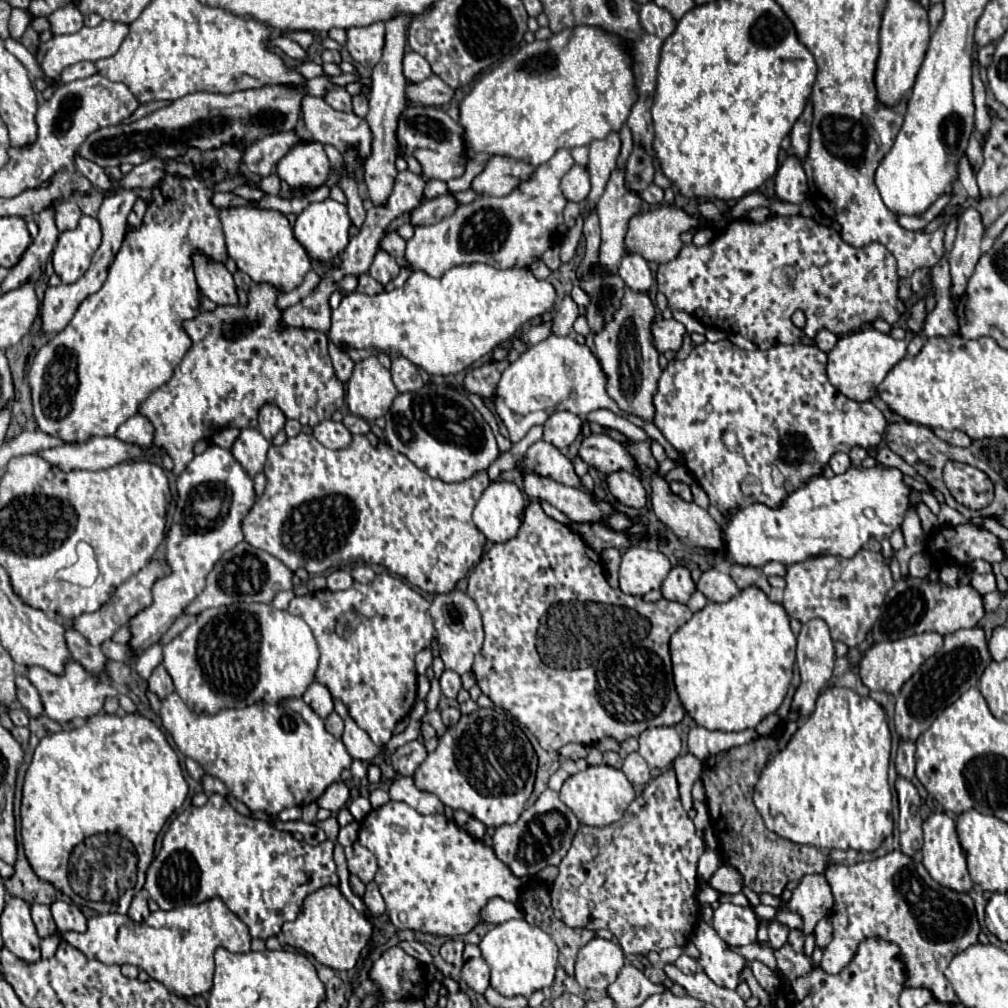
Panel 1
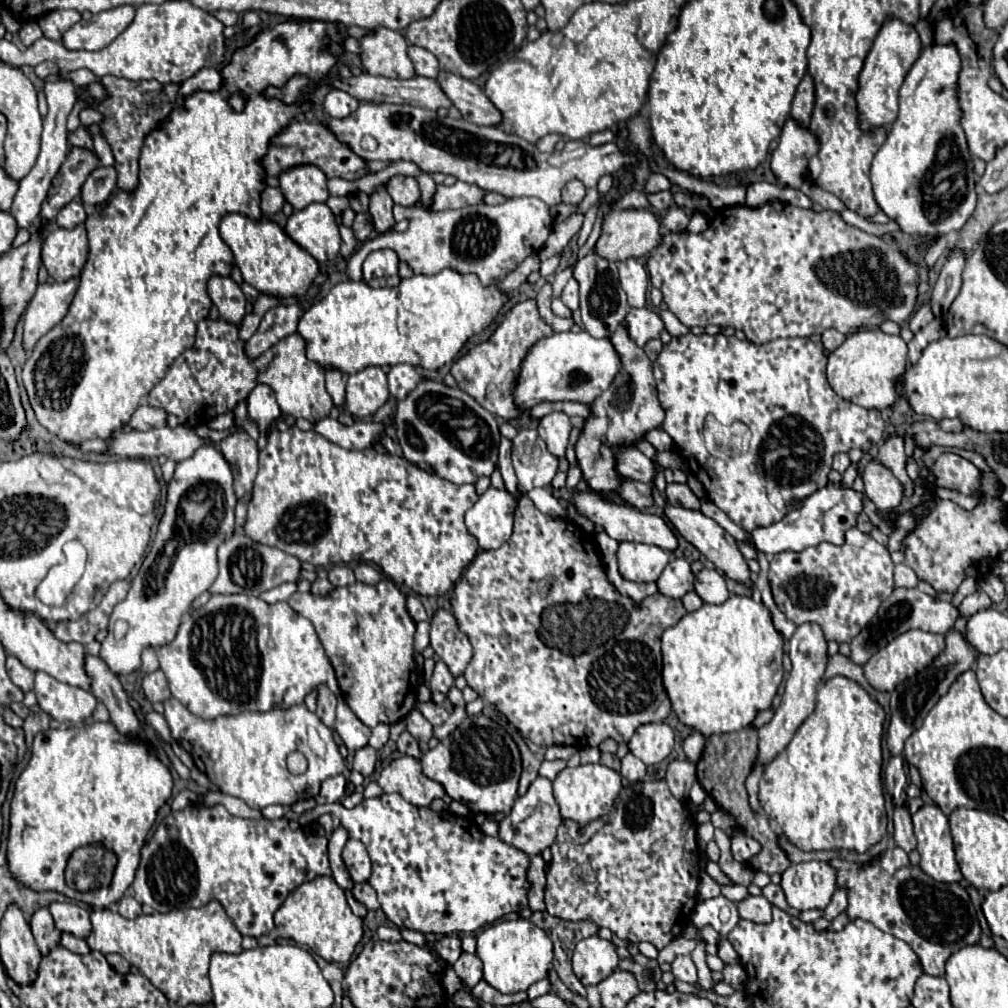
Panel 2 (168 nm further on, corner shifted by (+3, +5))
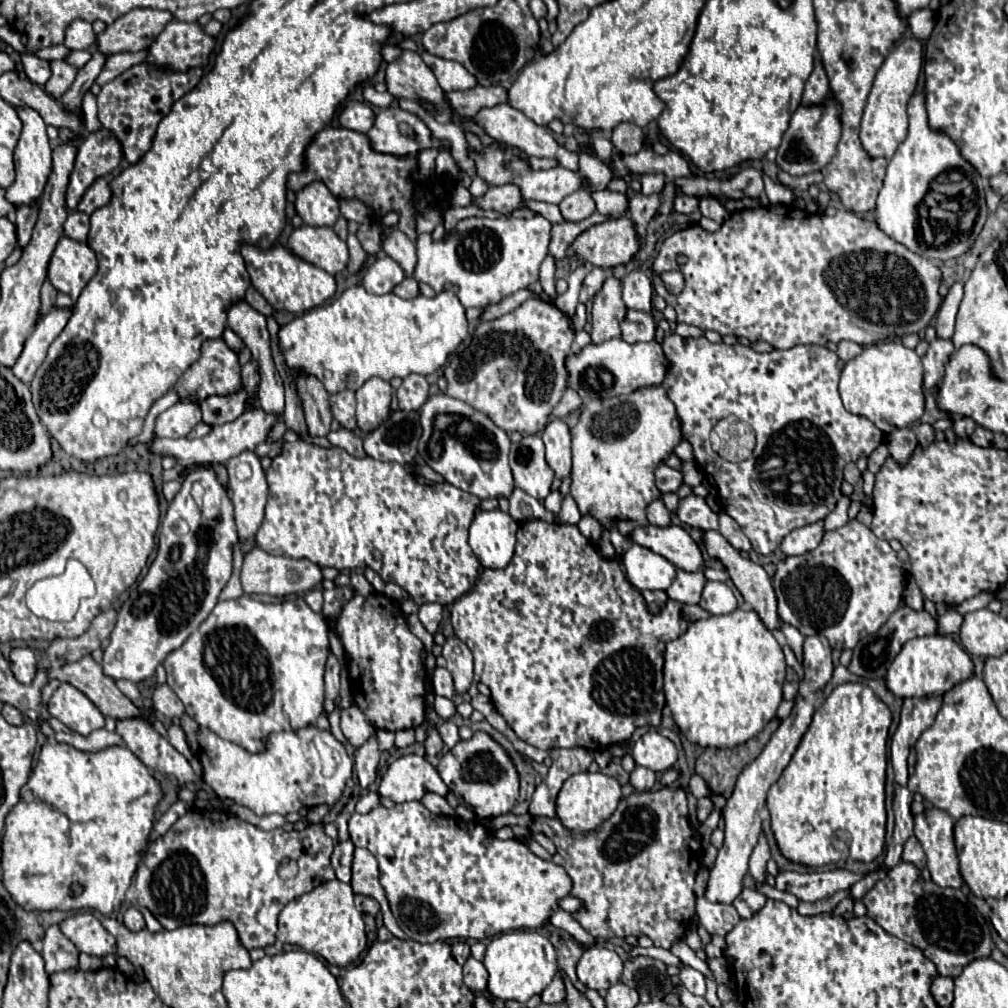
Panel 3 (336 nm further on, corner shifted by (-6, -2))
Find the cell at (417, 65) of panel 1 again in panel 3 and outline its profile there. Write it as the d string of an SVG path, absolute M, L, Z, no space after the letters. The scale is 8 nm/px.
M422 52L422 60L434 72L434 76L444 92L470 90L478 84L476 78L472 74L468 74L468 70L464 70L464 66L460 66L458 62L444 60L444 58L438 58L438 56L428 54L428 52Z

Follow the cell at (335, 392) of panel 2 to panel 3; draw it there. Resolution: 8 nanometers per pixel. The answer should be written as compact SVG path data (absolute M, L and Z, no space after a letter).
M342 390L330 396L330 406L334 418L342 424L342 428L356 430L356 400L352 390Z

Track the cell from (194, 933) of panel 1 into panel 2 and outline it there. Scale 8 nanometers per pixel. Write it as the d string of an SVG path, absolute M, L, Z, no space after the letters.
M209 901L207 905L199 909L175 909L169 913L153 913L153 915L139 915L137 919L129 921L121 917L117 911L111 909L93 909L91 911L91 925L93 931L87 937L87 943L93 951L99 951L103 955L107 953L119 953L123 955L131 965L135 965L169 1001L185 1007L189 1003L203 1005L213 999L211 987L209 987L209 959L213 953L241 953L241 933L233 925L233 921L227 917L225 909L219 901Z

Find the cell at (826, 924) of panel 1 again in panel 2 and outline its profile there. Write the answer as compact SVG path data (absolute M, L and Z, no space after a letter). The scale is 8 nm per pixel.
M837 889L835 891L835 895L831 897L831 903L825 907L825 917L829 919L829 921L833 921L841 911L845 911L847 909L847 889Z

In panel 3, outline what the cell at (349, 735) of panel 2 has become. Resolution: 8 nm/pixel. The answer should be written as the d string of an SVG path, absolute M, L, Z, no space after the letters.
M352 704L352 706L346 708L346 710L342 710L340 728L342 728L346 740L348 740L354 748L360 748L368 738L372 738L372 736L376 734L376 728L364 718L364 714L358 710L356 704Z

